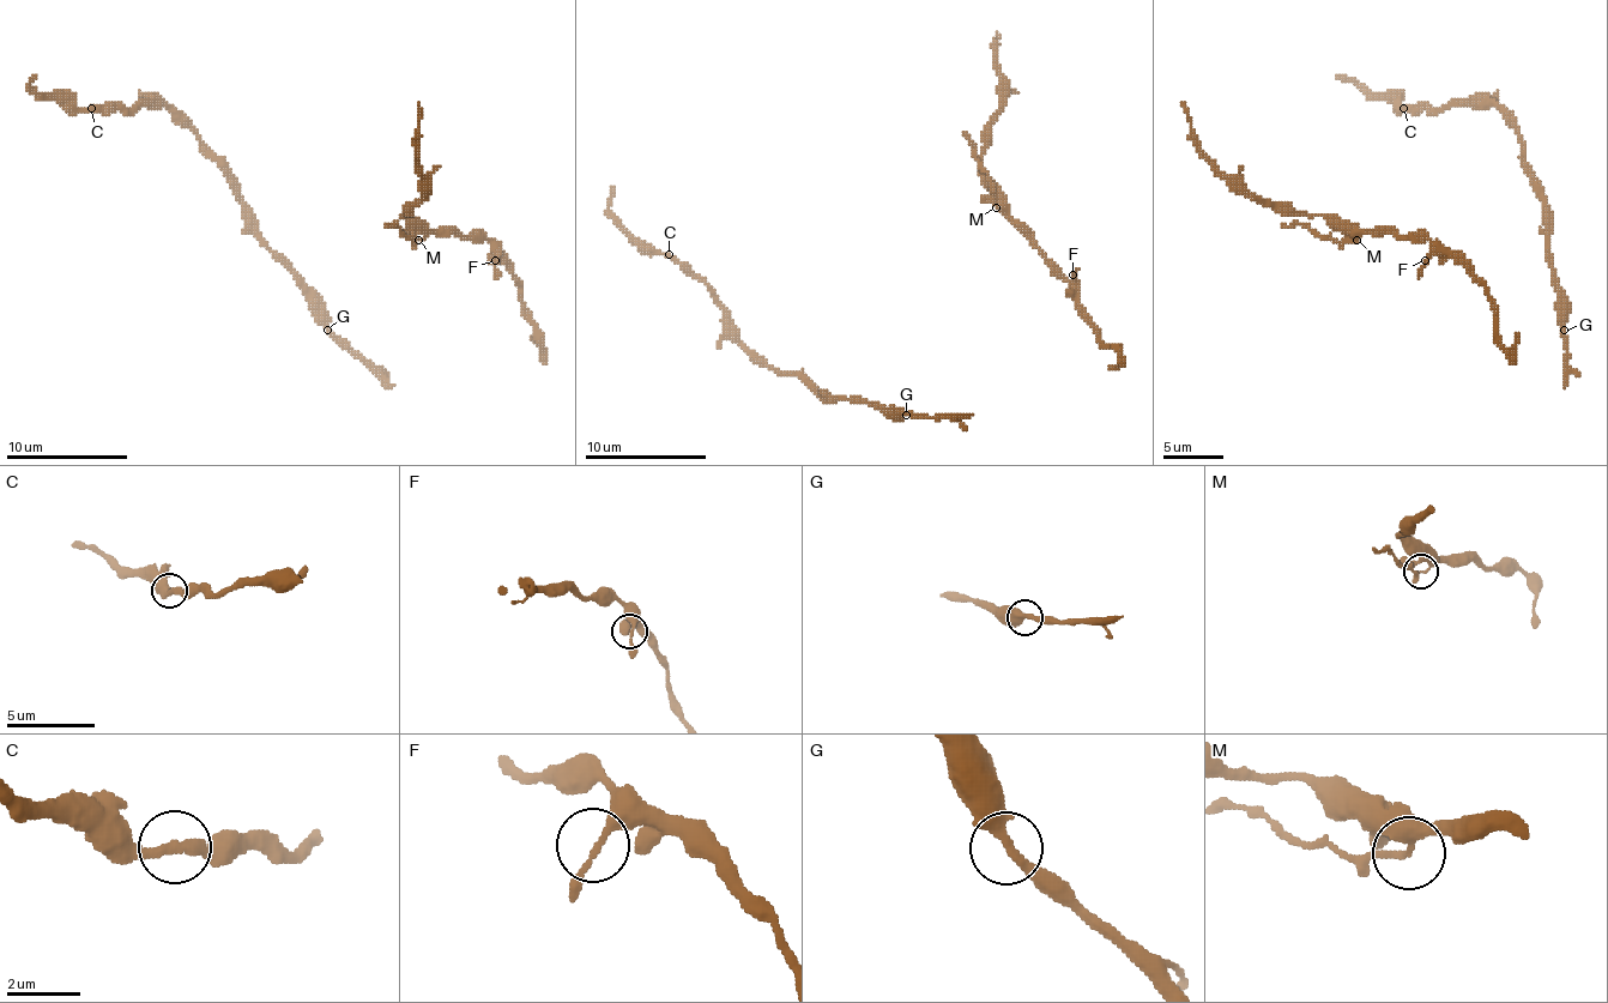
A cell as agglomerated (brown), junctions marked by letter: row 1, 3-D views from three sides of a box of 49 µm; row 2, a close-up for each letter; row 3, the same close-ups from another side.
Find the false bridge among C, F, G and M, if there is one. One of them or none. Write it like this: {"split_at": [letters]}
{"split_at": ["M"]}

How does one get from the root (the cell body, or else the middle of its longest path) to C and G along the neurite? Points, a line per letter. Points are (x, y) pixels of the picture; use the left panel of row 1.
C: (394, 385), (388, 385), (331, 330), (325, 303), (267, 246), (230, 169), (188, 127), (163, 106), (91, 108)
G: (394, 385), (388, 385), (364, 361), (355, 357), (327, 330)

